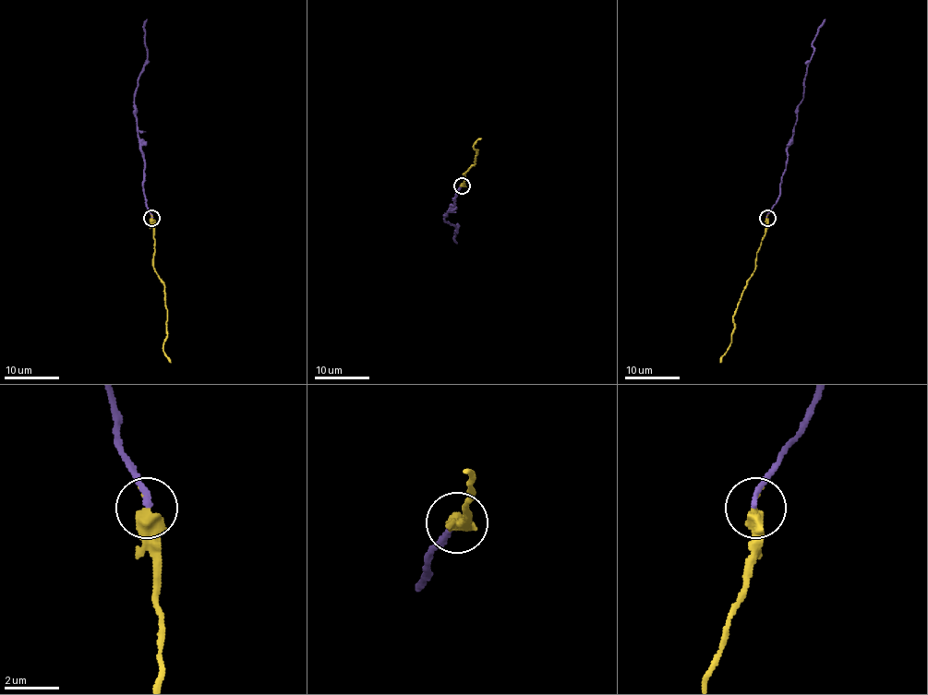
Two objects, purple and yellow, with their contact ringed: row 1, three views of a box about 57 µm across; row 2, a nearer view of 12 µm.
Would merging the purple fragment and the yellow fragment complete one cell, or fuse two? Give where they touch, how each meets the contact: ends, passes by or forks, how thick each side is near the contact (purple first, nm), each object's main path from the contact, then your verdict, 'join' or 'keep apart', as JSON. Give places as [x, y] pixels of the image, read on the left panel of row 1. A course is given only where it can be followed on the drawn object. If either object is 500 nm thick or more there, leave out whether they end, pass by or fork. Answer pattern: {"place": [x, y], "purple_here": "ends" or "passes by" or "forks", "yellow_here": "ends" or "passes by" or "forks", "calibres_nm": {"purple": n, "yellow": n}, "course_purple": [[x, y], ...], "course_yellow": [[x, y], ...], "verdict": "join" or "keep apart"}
{"place": [151, 218], "calibres_nm": {"purple": 200, "yellow": 550}, "course_purple": [[152, 218], [144, 196], [144, 168], [134, 102], [137, 79], [147, 59], [144, 27], [147, 18]], "course_yellow": [[152, 218], [153, 269], [164, 287], [167, 316], [162, 350], [171, 363]], "verdict": "join"}

